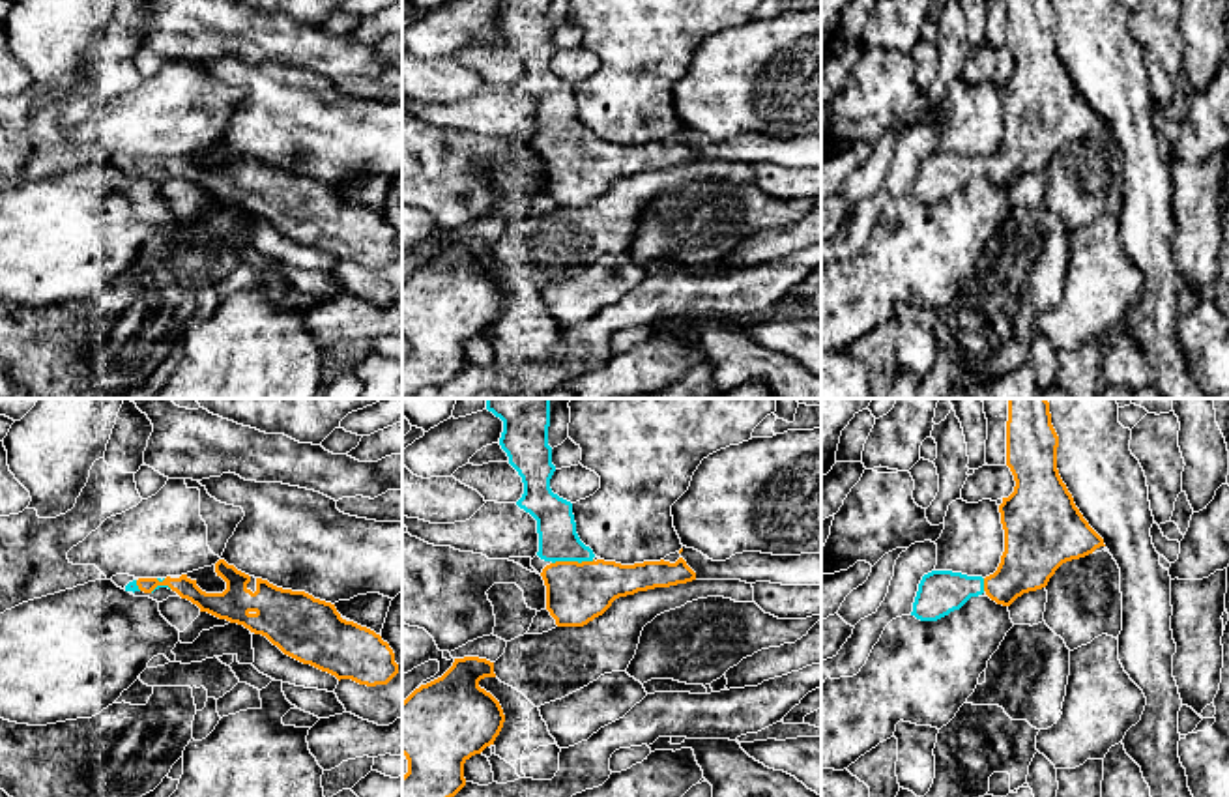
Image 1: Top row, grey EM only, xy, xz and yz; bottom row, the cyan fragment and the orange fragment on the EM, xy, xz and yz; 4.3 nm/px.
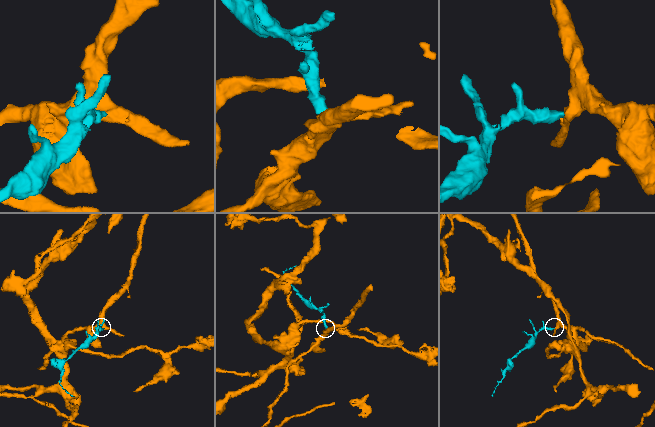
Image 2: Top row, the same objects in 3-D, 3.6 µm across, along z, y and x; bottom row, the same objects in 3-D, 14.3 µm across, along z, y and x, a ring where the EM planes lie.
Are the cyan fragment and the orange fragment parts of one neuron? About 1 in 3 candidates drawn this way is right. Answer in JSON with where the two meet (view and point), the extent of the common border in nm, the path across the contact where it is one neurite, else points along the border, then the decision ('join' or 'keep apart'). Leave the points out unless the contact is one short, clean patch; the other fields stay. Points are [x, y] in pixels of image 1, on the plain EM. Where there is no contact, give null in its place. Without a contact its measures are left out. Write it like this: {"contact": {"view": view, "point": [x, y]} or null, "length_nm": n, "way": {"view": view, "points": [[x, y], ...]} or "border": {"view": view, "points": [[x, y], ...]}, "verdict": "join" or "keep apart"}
{"contact": {"view": "xz", "point": [573, 141]}, "length_nm": 180, "verdict": "join"}

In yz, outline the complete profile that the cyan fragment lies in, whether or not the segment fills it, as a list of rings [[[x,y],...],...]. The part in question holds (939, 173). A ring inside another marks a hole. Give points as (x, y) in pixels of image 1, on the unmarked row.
[[[1051,0],[1006,2],[1006,47],[1016,67],[999,86],[1005,110],[1001,144],[986,159],[952,152],[924,155],[911,196],[937,202],[982,174],[1010,187],[1023,174],[1046,168],[1063,144],[1106,127],[1059,56],[1057,28]]]

